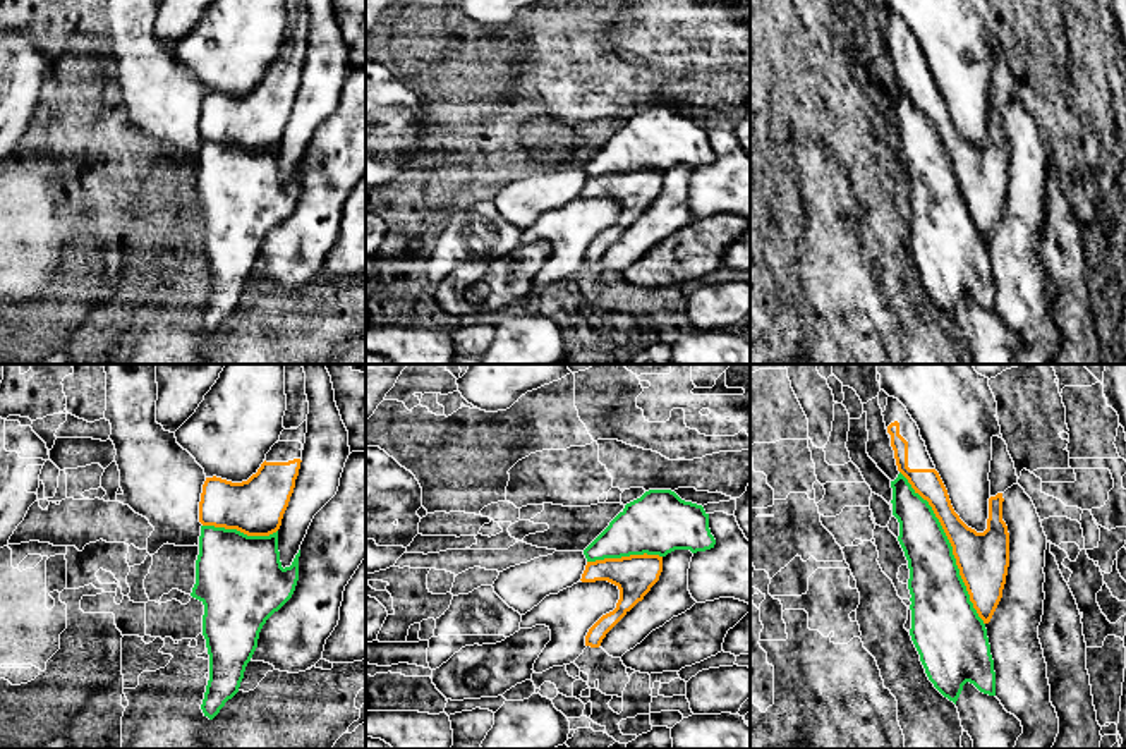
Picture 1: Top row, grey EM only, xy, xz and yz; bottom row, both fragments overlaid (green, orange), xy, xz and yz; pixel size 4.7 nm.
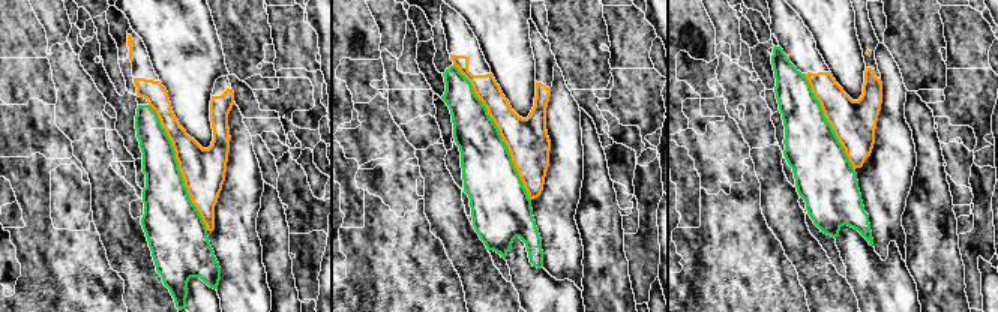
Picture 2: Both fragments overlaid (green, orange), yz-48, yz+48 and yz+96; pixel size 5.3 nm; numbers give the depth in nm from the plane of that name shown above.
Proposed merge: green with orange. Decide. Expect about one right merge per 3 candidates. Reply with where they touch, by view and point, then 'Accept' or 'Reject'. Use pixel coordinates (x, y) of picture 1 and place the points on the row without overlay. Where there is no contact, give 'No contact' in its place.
Touches green at yz (951, 164). Reject

